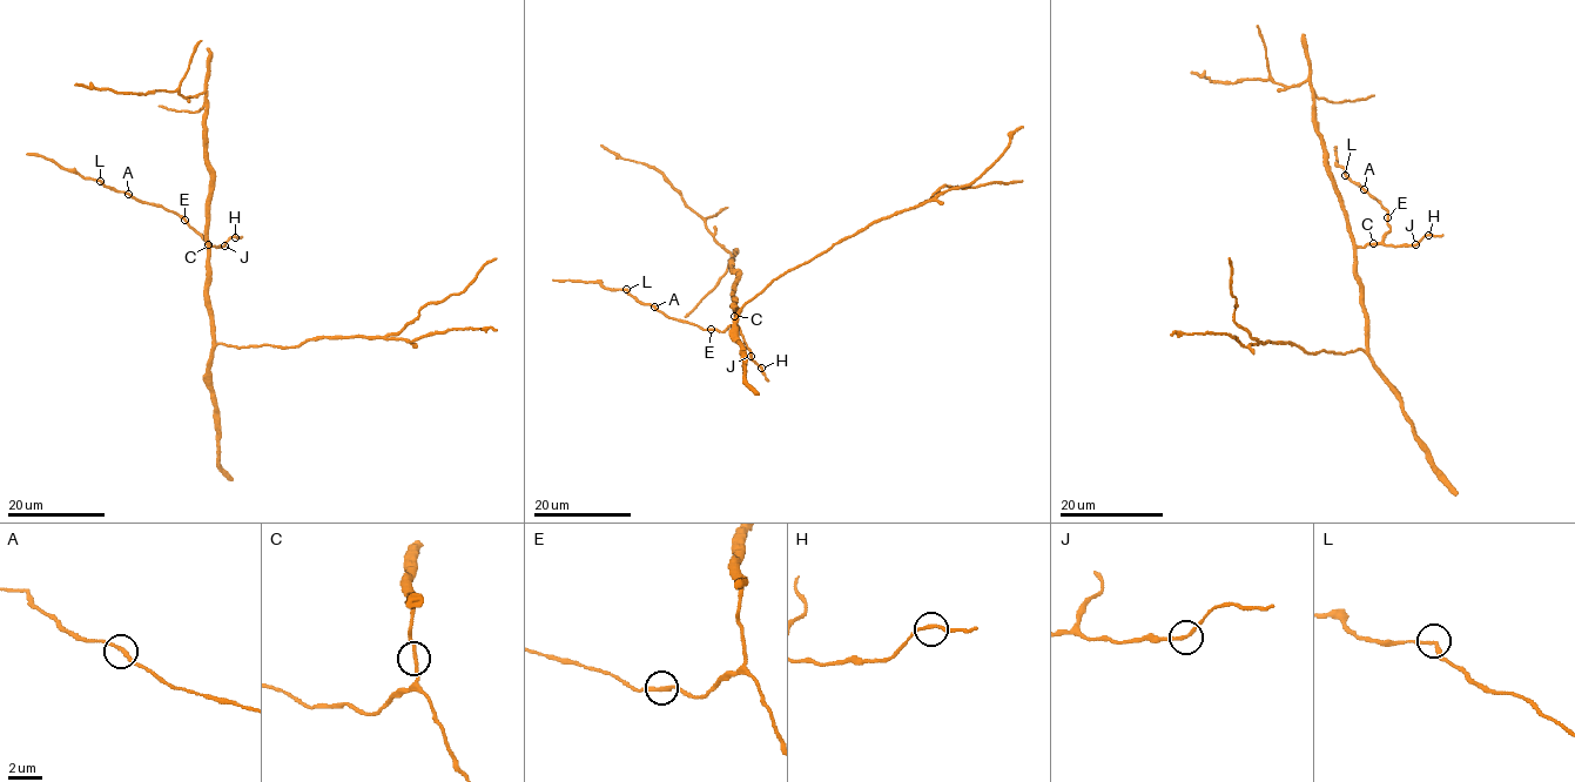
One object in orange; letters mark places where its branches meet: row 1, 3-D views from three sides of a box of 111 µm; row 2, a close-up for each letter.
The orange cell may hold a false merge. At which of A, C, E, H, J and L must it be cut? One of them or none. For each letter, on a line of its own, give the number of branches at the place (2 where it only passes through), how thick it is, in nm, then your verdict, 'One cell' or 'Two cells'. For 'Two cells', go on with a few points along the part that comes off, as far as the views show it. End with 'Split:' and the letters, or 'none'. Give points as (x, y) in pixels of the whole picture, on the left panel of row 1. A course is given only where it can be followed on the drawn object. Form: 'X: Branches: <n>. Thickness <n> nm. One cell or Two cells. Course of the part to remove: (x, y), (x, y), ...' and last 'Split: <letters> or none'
A: Branches: 2. Thickness 200 nm. One cell
C: Branches: 2. Thickness 200 nm. One cell
E: Branches: 2. Thickness 220 nm. One cell
H: Branches: 2. Thickness 190 nm. One cell
J: Branches: 2. Thickness 200 nm. One cell
L: Branches: 2. Thickness 200 nm. One cell
Split: none

